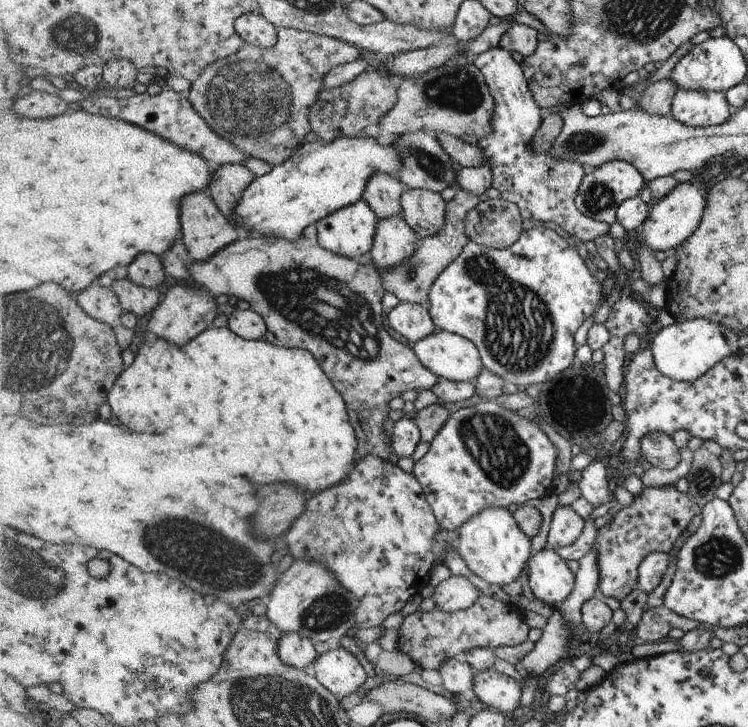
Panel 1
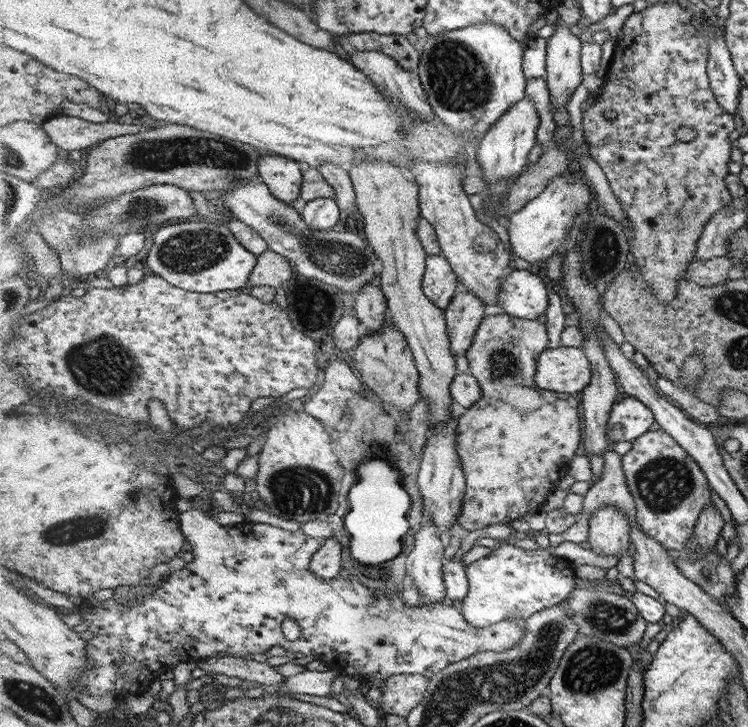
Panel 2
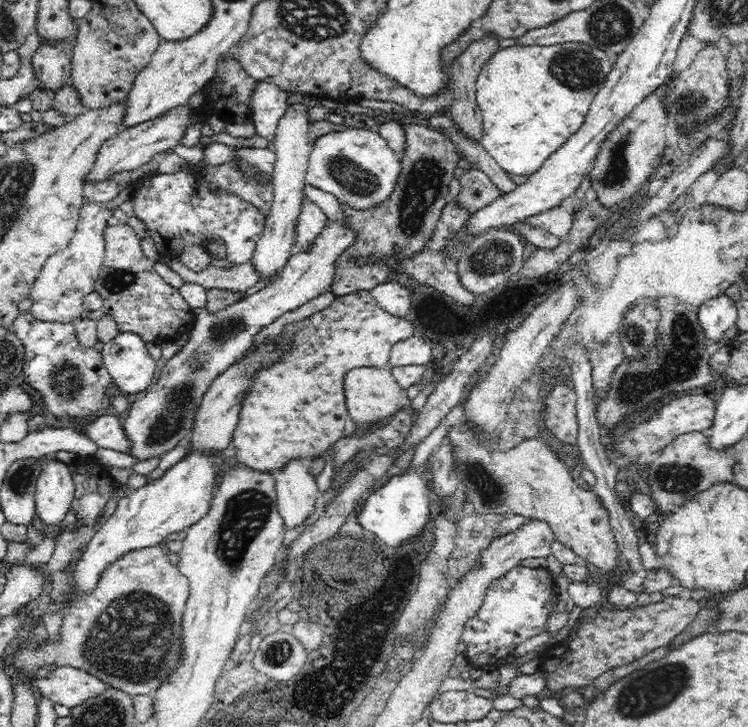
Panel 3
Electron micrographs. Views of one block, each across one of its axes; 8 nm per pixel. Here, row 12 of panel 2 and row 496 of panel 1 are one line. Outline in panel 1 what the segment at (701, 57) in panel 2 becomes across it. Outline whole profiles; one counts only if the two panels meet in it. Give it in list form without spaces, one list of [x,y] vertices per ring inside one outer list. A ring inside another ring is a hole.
[[[674,485],[661,487],[644,487],[642,494],[633,498],[631,504],[626,507],[618,507],[613,519],[597,530],[595,549],[597,552],[597,565],[600,574],[598,594],[609,596],[622,601],[639,582],[639,567],[650,553],[669,553],[674,542],[688,527],[690,520],[700,514],[700,508],[690,493],[682,493]]]

